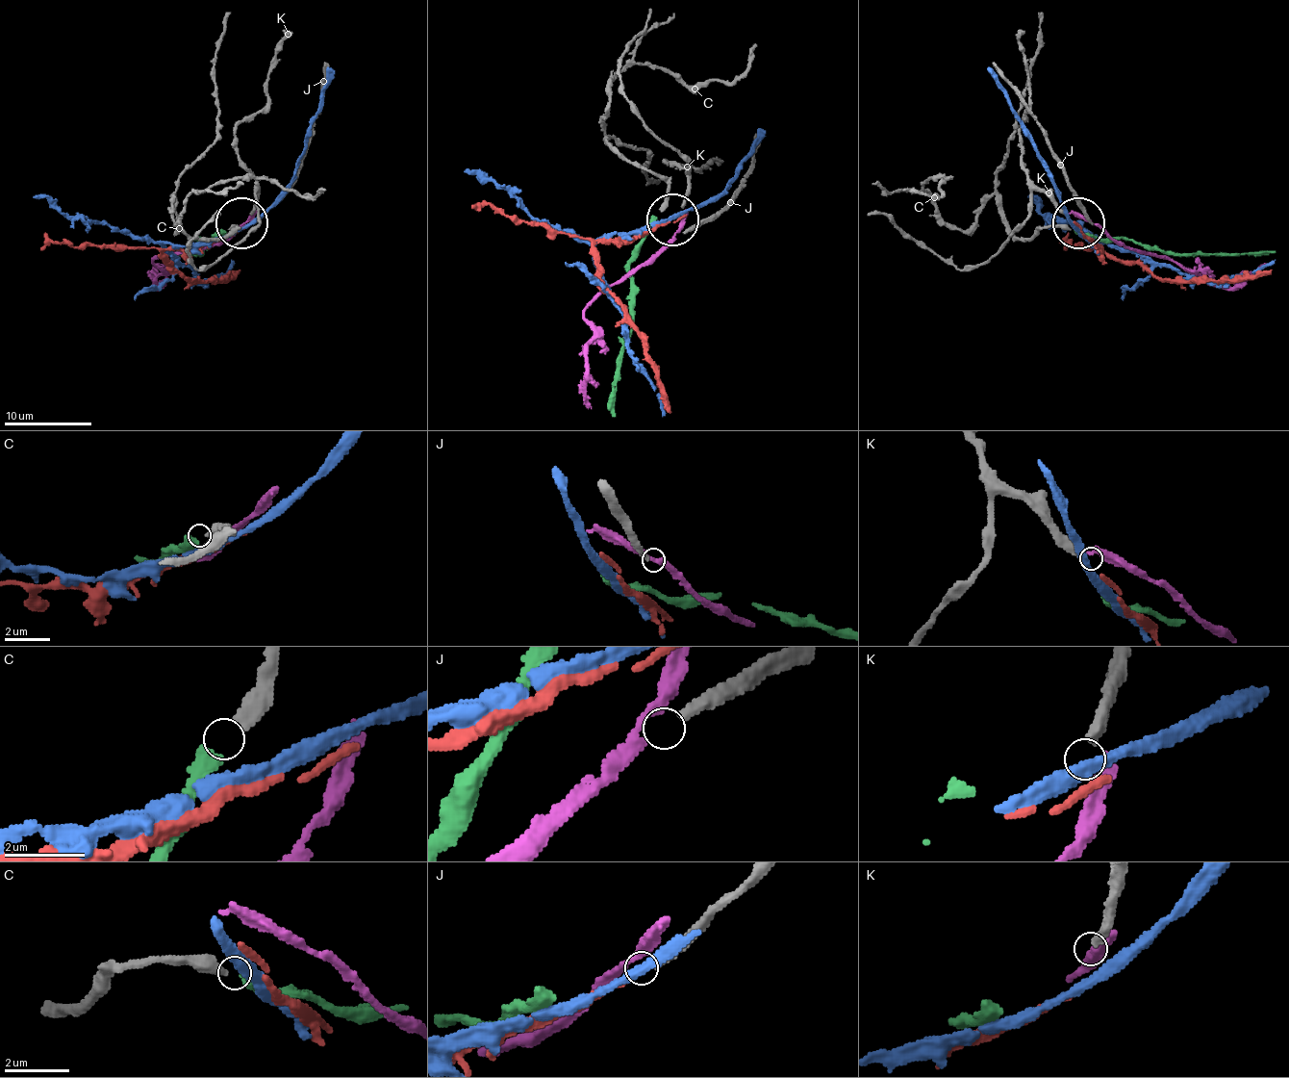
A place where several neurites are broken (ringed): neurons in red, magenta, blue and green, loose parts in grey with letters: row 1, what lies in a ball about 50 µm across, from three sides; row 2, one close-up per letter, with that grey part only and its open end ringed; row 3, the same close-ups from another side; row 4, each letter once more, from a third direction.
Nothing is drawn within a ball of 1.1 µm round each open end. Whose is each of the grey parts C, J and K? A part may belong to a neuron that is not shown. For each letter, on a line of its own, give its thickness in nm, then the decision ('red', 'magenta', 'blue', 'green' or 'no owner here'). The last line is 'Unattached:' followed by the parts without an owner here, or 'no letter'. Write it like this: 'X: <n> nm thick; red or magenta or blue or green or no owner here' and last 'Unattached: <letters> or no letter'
C: 400 nm thick; green
J: 240 nm thick; no owner here
K: 320 nm thick; no owner here
Unattached: J, K

